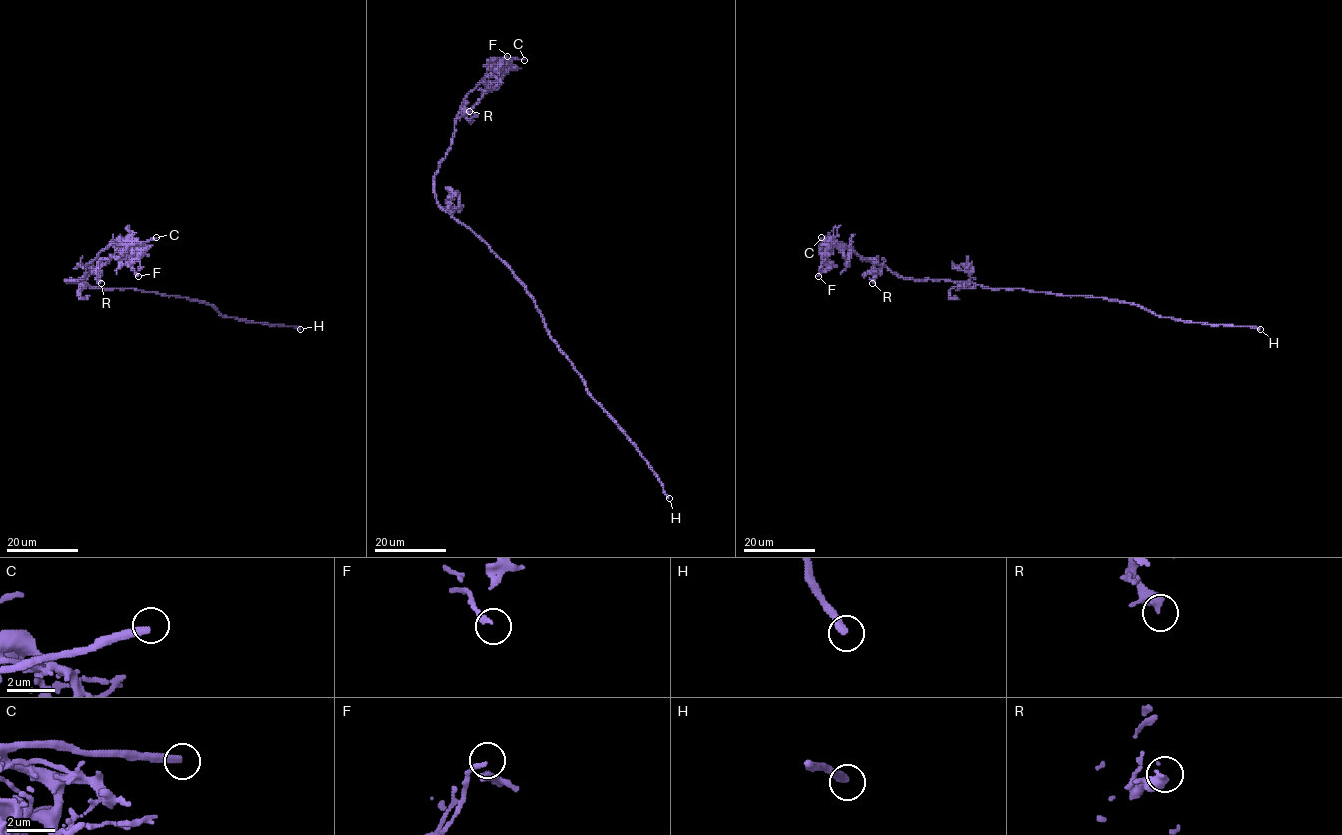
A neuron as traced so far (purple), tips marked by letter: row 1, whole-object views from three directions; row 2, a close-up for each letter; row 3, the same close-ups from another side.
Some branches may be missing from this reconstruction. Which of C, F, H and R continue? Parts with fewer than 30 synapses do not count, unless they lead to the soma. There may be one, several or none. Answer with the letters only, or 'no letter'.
H

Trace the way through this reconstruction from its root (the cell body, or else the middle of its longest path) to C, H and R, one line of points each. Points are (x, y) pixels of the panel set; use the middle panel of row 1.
C: (487, 244), (439, 205), (434, 191), (434, 174), (450, 146), (464, 98), (493, 70), (499, 58), (524, 60)
H: (487, 244), (525, 287), (542, 316), (549, 337), (580, 375), (589, 394), (635, 445), (669, 498)
R: (487, 244), (439, 205), (434, 174), (450, 146), (464, 98), (502, 69), (504, 74), (469, 111)

